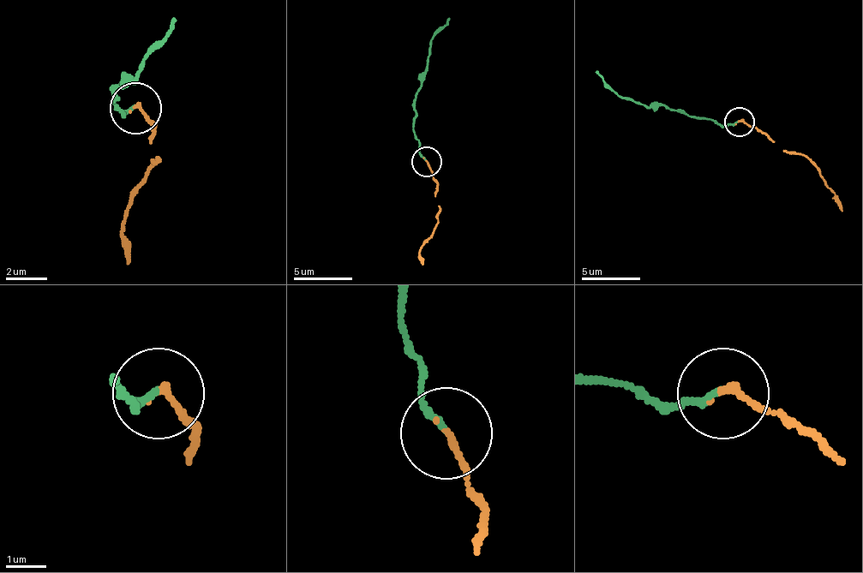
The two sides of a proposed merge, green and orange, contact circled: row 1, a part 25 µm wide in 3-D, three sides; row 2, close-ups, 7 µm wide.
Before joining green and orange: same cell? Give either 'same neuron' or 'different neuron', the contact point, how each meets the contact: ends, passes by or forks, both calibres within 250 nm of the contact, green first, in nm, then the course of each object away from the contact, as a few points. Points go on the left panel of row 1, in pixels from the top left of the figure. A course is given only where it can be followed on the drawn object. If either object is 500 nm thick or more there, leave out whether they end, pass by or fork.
same neuron | (135, 108) | green ends | orange ends | 160/170 nm | green via (134, 106), (123, 111), (113, 101), (113, 91), (139, 75), (139, 65), (175, 19) | orange via (134, 106), (154, 127), (159, 158), (123, 219), (128, 265)

